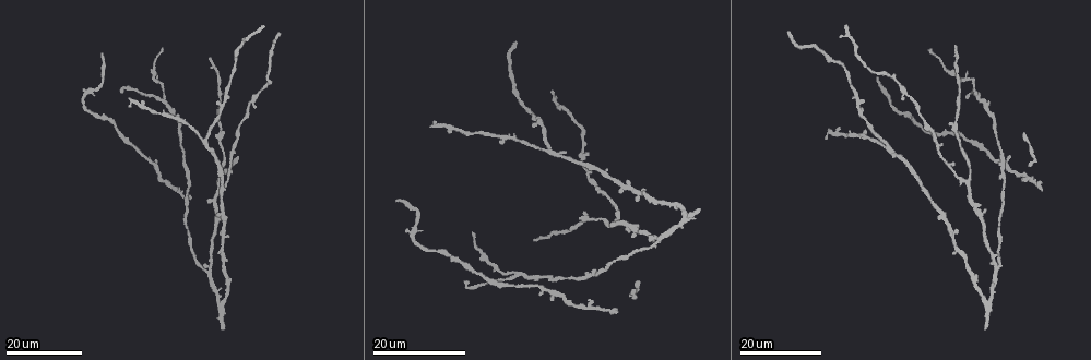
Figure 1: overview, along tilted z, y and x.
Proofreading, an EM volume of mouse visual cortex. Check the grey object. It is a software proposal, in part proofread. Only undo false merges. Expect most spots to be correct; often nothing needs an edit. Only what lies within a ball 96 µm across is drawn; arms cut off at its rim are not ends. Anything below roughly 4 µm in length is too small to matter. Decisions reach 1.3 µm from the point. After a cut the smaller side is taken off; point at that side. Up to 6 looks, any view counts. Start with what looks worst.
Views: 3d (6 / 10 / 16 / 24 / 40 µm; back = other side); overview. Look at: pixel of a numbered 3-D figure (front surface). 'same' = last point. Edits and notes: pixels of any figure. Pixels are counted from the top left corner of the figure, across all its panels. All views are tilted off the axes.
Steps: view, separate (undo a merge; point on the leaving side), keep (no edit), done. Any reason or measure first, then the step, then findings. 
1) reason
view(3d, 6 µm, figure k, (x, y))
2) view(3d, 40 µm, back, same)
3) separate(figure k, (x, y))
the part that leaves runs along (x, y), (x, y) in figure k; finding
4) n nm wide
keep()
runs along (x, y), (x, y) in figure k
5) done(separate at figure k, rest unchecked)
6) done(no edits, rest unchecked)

four or more arms meet
view(3d, 24 µm, figure 1, (965, 181))

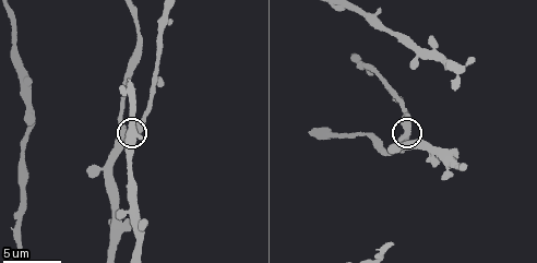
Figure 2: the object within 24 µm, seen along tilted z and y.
view(3d, 6 µm, same)

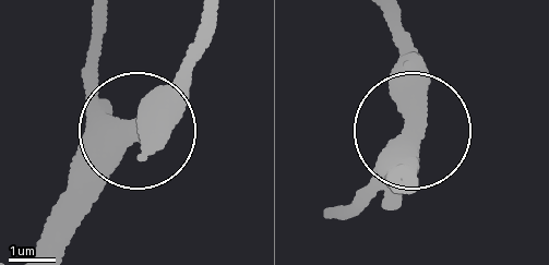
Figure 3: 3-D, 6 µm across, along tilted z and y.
keep()
runs along (57, 241), (75, 178), (129, 129), (100, 100), (95, 14) in figure 3; continuous, no second cell

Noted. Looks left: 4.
side arm on a straight run
view(3d, 16 µm, figure 1, (207, 275))

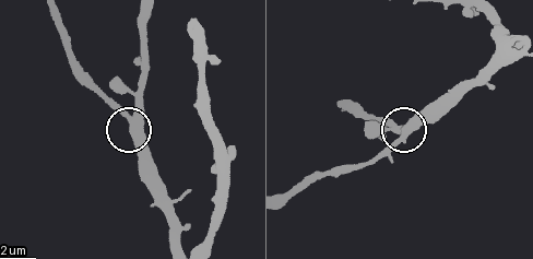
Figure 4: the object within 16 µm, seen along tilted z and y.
closer look
view(3d, 10 µm, figure 4, (134, 120))

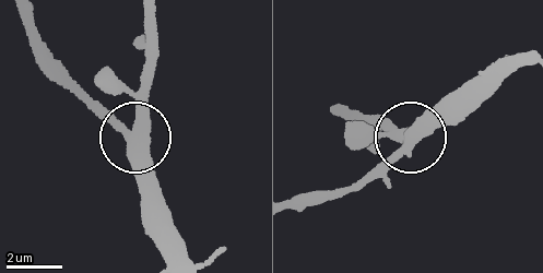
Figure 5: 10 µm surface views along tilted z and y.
other side
view(3d, 10 µm, back, figure 5, (132, 134))

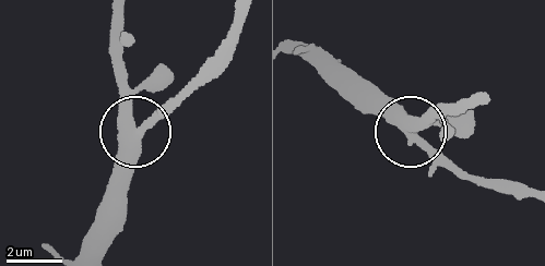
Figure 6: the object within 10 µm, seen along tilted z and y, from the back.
side arm 83 µm
keep()
continuous, no second cell

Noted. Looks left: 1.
done(no edits, rest unchecked)

